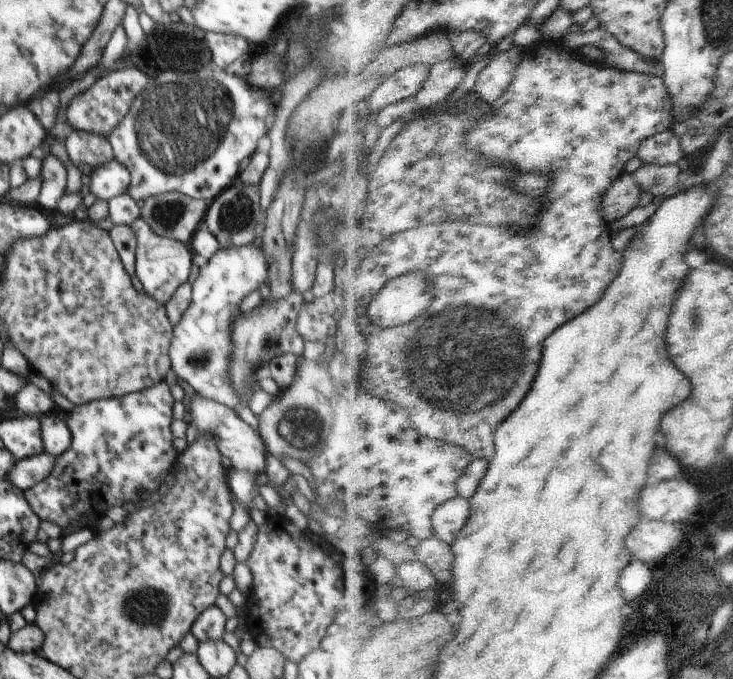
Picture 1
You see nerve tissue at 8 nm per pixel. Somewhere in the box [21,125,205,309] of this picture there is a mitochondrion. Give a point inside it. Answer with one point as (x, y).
(167, 213)

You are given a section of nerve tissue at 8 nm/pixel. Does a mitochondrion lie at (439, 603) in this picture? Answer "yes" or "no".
no

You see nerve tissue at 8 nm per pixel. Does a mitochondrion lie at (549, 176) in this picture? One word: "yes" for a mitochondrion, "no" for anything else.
no

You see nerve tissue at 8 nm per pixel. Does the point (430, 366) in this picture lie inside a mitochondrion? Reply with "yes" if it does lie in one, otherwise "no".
yes

